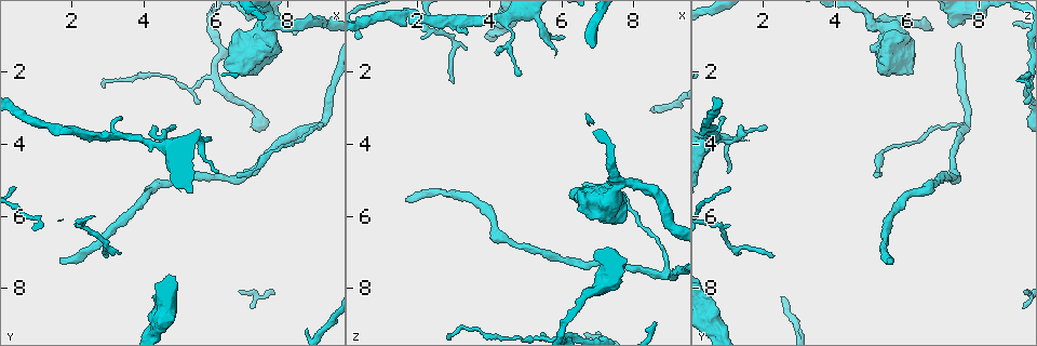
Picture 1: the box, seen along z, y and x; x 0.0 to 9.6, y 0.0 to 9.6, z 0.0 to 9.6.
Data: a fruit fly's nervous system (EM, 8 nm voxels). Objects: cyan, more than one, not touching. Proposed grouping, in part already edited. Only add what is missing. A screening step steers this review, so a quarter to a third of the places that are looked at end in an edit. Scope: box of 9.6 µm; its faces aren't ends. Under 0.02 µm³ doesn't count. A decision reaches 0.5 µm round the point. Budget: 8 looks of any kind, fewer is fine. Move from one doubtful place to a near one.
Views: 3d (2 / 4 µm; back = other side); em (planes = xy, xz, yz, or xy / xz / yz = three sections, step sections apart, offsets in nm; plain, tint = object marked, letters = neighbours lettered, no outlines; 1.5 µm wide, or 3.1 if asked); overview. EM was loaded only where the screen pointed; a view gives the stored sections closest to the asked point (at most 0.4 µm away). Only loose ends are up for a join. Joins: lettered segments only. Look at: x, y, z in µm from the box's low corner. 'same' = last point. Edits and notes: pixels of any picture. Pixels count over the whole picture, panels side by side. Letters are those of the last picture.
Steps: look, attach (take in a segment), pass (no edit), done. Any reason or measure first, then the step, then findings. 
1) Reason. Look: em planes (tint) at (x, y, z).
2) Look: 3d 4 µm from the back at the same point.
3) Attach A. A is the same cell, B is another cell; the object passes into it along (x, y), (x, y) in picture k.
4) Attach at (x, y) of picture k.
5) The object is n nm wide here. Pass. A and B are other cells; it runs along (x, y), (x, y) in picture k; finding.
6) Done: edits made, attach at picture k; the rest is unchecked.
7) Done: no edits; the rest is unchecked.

Look: 3d 4 µm at (3.35, 3.25, 0.85).

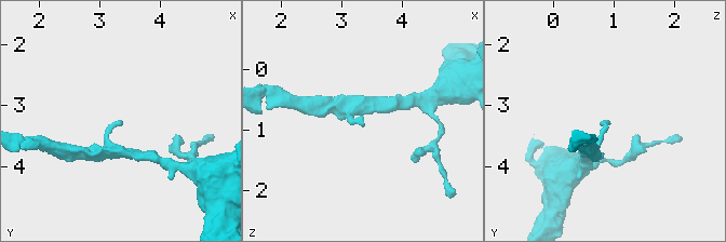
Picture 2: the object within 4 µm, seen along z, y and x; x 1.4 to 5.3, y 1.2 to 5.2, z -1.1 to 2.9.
Look: em planes (letters) at (3.40, 3.25, 0.90).

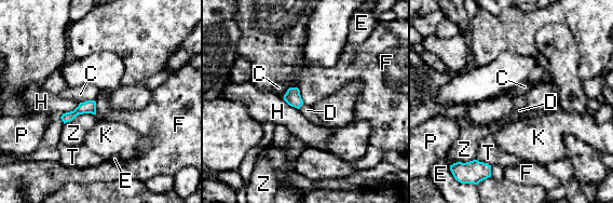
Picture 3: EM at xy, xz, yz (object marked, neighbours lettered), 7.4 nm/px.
The longest contact is with Z, 260 nm. Pass. C, D, E, F, H, K, P, T and Z are other cells; no lettered segment goes on from it.

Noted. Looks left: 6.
Long arm stops here. Look: 3d 4 µm from the back at (1.70, 7.30, 5.55).

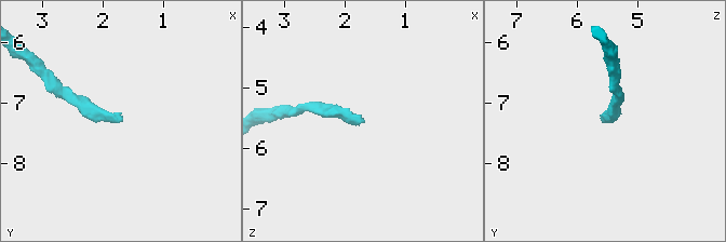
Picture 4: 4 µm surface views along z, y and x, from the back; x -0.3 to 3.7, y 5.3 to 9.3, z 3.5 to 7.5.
Look: em planes (letters) at (1.65, 7.25, 5.55).

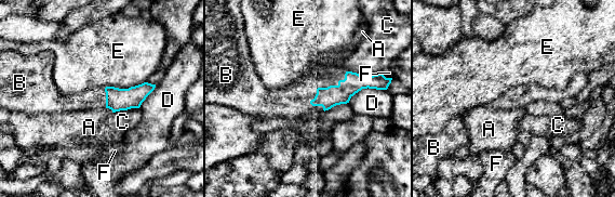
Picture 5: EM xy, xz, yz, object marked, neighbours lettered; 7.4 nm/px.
Attach B. B is the same cell, A, C, D, E and F are other cells; the cell continues.

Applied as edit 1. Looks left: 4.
Look: overview.

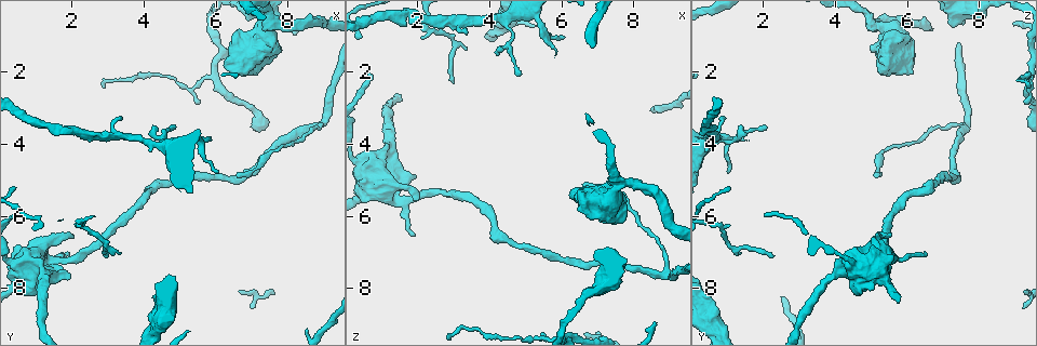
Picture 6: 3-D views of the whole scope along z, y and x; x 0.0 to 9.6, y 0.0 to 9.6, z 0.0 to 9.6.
Stops while still wide. Look: 3d 4 µm at (7.10, 2.00, 6.15).

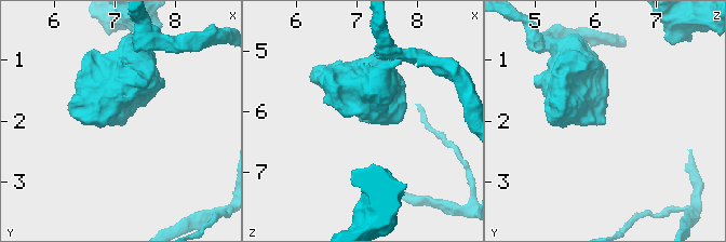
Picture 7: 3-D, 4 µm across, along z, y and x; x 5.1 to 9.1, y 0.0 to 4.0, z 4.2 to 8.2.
Need the tissue. Look: em planes (plain) at (7.10, 2.05, 6.20).

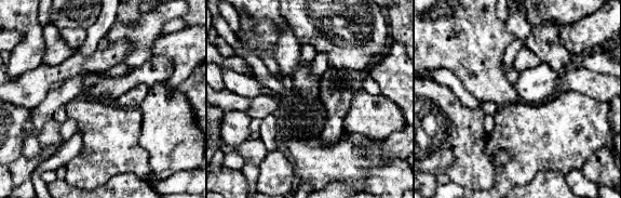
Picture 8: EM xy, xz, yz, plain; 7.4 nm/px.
What lies round it. Look: em planes (letters) at the same point.

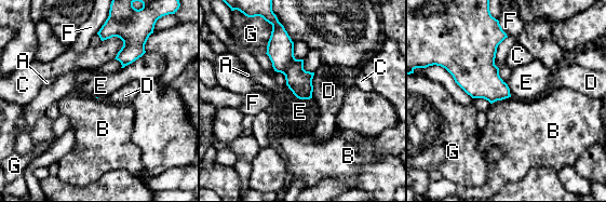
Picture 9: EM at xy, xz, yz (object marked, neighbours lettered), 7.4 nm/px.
Pass. A, B, C, D, E, F and G are other cells; a border runs along (146, 52), (121, 68) in picture 9; none of them fits.

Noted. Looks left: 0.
Done: edits made, attach at picture 5; the rest is unchecked.

